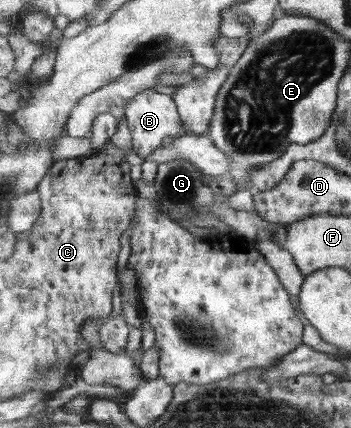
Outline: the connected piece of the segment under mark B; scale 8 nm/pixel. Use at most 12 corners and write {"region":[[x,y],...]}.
{"region":[[148,89],[127,105],[143,159],[189,134],[174,98]]}

